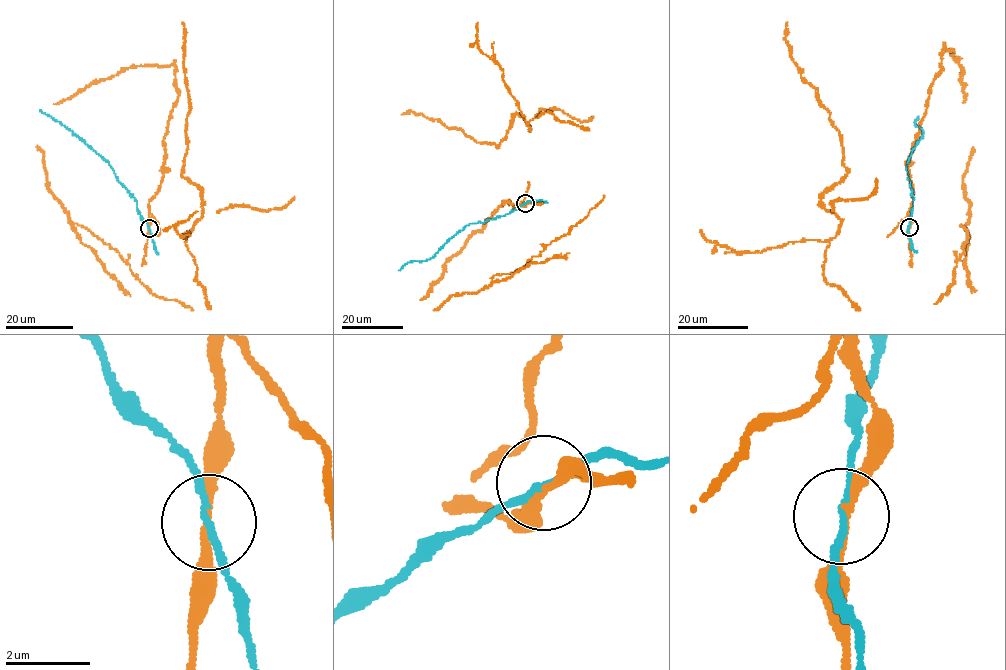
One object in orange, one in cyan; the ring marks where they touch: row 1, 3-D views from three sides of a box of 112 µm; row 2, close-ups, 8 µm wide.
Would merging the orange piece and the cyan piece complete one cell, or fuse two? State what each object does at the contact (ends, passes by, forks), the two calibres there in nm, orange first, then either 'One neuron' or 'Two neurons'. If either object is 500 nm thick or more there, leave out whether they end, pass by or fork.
At the ring orange passes by. At the ring cyan passes by. Thickness 180 nm (orange) against 140 nm. Two neurons

